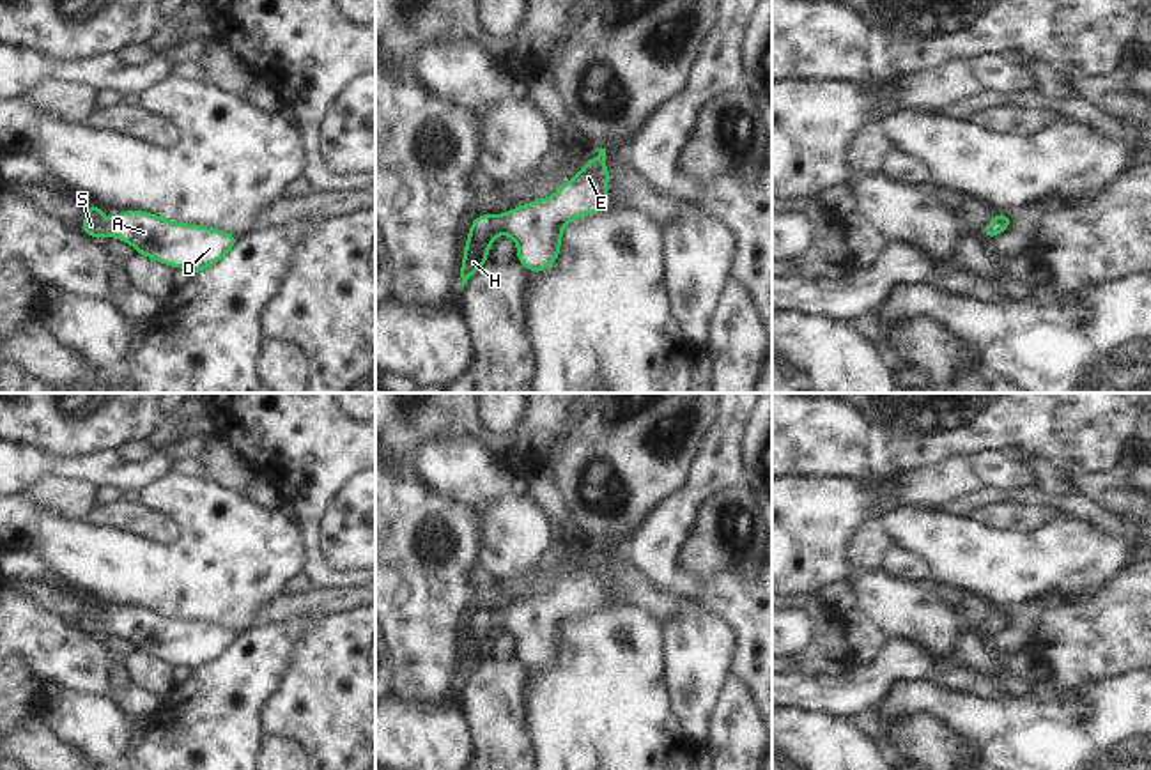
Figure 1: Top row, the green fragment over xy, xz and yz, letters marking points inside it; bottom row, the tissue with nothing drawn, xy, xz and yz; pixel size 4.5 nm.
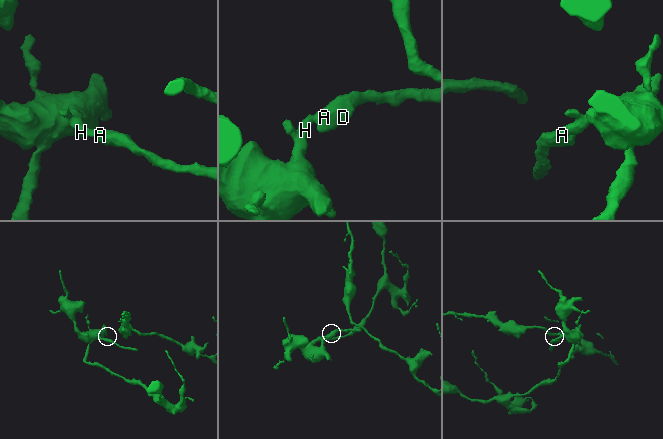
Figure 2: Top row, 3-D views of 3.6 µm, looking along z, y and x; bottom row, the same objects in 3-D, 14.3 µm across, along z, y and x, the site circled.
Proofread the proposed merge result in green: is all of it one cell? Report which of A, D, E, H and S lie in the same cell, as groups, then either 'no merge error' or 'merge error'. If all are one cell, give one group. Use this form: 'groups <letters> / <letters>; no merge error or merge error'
groups A D E H S; no merge error

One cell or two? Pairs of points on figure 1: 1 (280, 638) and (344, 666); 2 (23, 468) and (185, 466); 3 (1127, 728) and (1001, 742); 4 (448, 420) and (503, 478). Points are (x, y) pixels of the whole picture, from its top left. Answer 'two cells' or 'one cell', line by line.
1: two cells
2: two cells
3: one cell
4: two cells

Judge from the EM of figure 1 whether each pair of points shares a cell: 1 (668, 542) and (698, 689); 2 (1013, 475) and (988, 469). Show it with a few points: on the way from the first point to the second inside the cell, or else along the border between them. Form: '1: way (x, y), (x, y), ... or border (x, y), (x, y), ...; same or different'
1: border (700, 608), (725, 616), (737, 629); different
2: way (1008, 475), (994, 469); same

